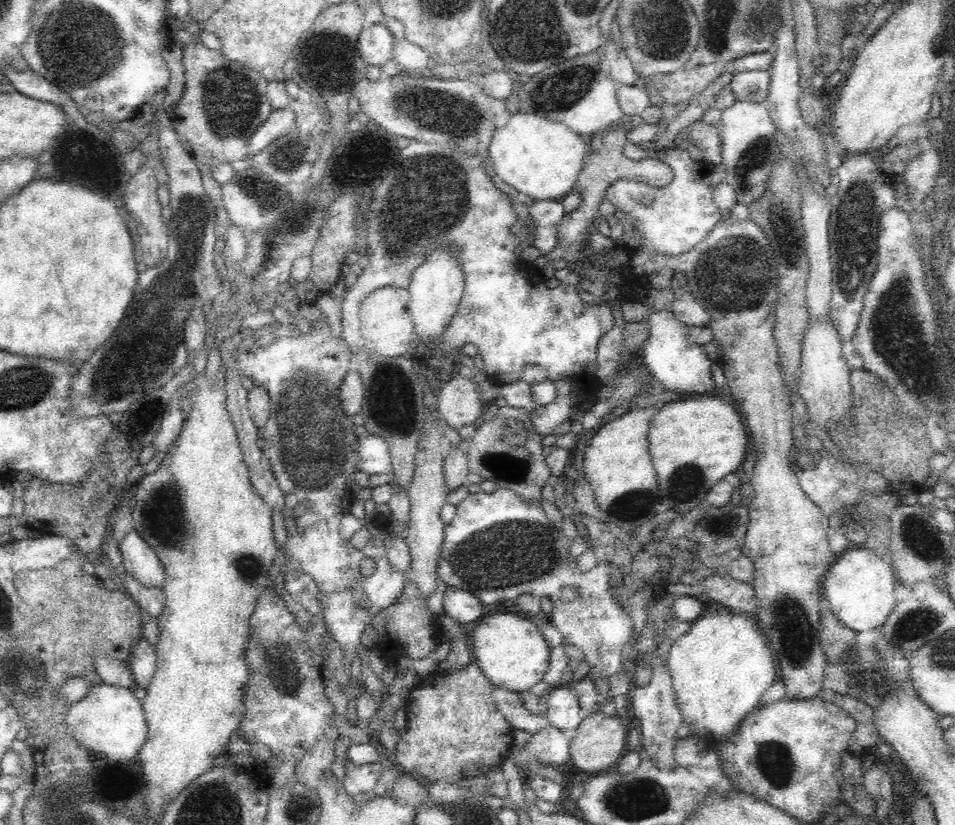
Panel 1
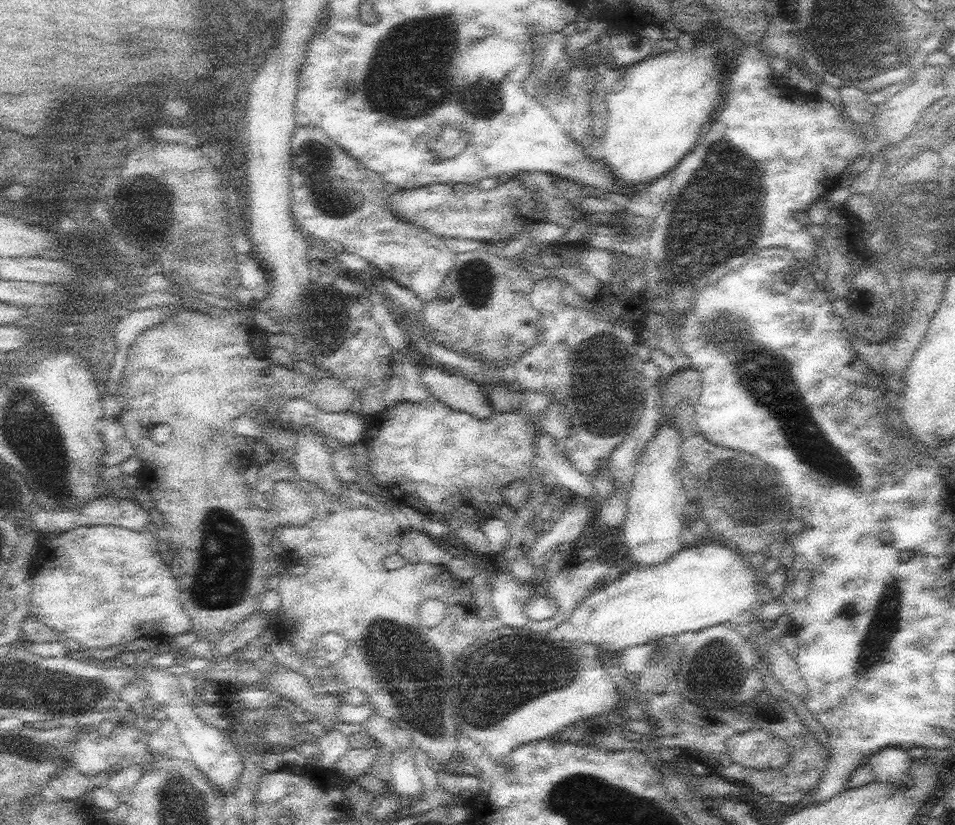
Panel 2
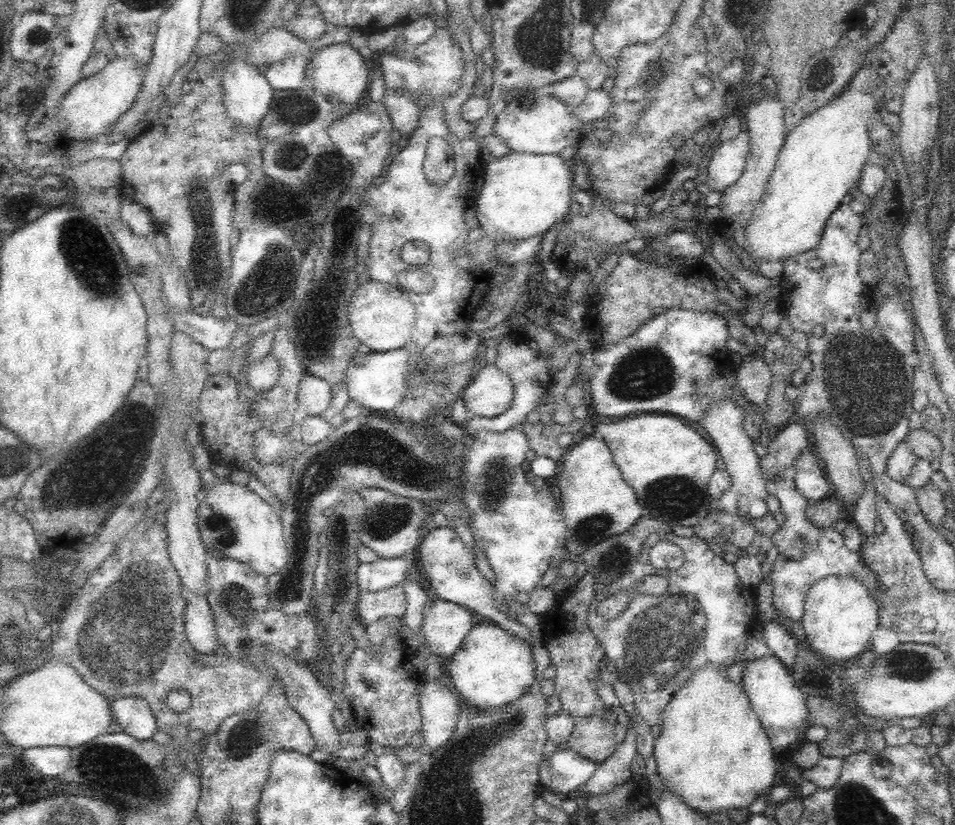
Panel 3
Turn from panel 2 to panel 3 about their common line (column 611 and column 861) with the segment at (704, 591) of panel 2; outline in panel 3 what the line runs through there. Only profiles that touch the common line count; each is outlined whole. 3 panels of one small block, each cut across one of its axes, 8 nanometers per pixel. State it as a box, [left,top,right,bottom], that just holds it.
[800,574,880,658]

